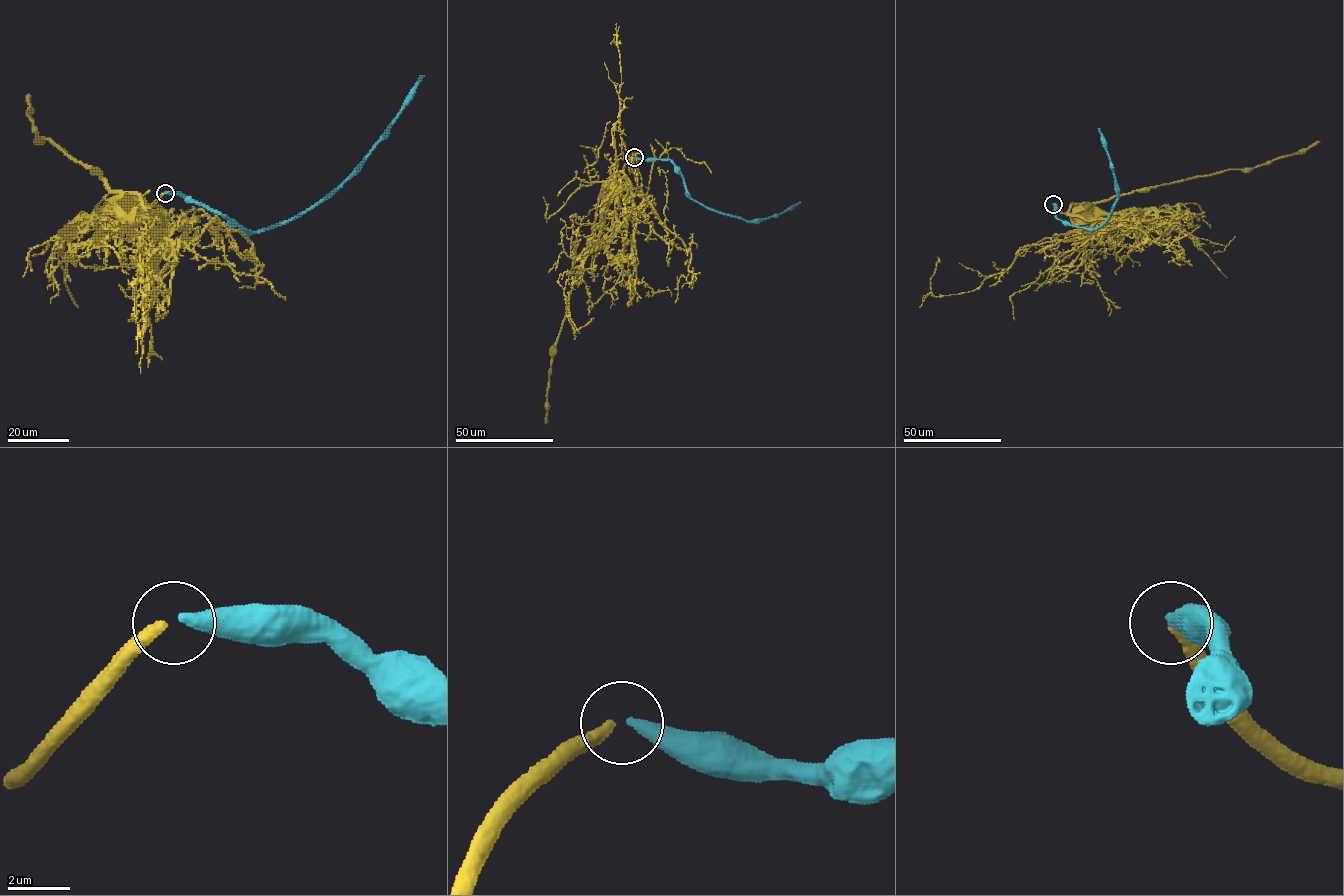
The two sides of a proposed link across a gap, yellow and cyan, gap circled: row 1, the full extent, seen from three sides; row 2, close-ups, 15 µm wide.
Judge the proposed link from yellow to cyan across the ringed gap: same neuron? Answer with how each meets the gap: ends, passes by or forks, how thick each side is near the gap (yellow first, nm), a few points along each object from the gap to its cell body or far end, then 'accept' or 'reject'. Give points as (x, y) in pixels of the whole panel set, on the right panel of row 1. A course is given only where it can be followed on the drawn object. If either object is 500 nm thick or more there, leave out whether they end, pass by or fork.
yellow ends there; cyan ends there; 360 nm thick on the yellow side, 400 nm on the other; yellow runs (1053, 204), (1064, 213), (1072, 205), (1080, 205), (1086, 209), (1084, 211); cyan runs (1052, 204), (1057, 218), (1073, 226), (1095, 229), (1108, 219), (1117, 197), (1117, 184), (1098, 128); accept

